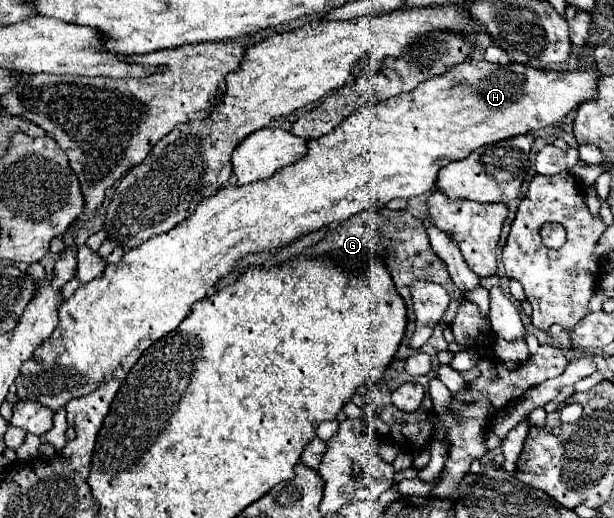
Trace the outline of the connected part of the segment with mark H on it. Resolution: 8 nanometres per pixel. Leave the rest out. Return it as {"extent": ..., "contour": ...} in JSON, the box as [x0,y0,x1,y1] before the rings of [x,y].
{"extent":[16,61,598,409],"contour":[[[466,61],[458,67],[454,67],[454,71],[448,71],[446,75],[440,75],[440,77],[434,77],[430,81],[424,81],[422,85],[418,85],[414,91],[410,93],[400,93],[396,97],[390,97],[386,101],[380,101],[380,103],[368,102],[364,107],[360,107],[358,111],[354,111],[352,115],[348,115],[336,129],[334,133],[322,137],[322,139],[314,139],[308,143],[308,155],[302,157],[296,165],[290,165],[290,167],[284,167],[280,171],[276,171],[270,179],[266,181],[254,181],[250,185],[240,185],[240,187],[222,187],[216,195],[208,197],[208,199],[202,199],[198,205],[196,205],[196,211],[186,217],[180,225],[176,225],[172,231],[166,231],[166,233],[160,233],[160,235],[154,235],[150,237],[148,241],[144,241],[140,247],[136,249],[130,249],[124,253],[124,257],[120,259],[120,263],[116,265],[108,265],[104,275],[100,279],[94,279],[92,283],[88,285],[80,285],[76,289],[76,293],[66,299],[60,307],[58,307],[58,317],[60,317],[60,323],[58,327],[54,329],[54,333],[42,341],[42,345],[38,347],[38,351],[22,365],[22,371],[16,379],[16,395],[18,399],[30,399],[30,397],[48,397],[48,407],[50,409],[58,409],[58,407],[64,407],[70,399],[74,397],[82,397],[82,395],[88,395],[88,391],[92,393],[94,389],[98,389],[102,383],[110,381],[110,379],[124,379],[128,375],[128,371],[132,369],[132,365],[138,361],[138,357],[152,345],[156,343],[160,337],[168,335],[170,331],[174,331],[180,321],[190,313],[190,307],[204,299],[212,289],[214,285],[228,277],[244,257],[248,255],[254,255],[254,253],[262,253],[262,251],[274,251],[278,247],[286,247],[290,245],[292,241],[296,241],[298,237],[306,235],[306,233],[312,233],[312,231],[318,231],[322,227],[330,227],[334,223],[340,223],[364,209],[370,209],[370,211],[376,211],[376,209],[382,209],[388,201],[396,199],[396,197],[414,197],[414,195],[422,195],[422,193],[428,193],[434,189],[434,179],[438,175],[438,171],[452,163],[452,161],[462,161],[466,159],[466,155],[470,155],[474,149],[482,147],[482,145],[490,145],[490,143],[496,143],[496,141],[502,141],[502,139],[510,139],[510,137],[516,137],[516,135],[522,135],[522,133],[532,133],[532,131],[538,131],[542,127],[548,127],[548,125],[554,125],[554,123],[560,123],[574,107],[586,103],[586,101],[594,101],[598,99],[598,73],[594,69],[584,69],[584,71],[558,71],[558,69],[552,69],[552,71],[544,71],[544,69],[534,69],[530,65],[522,65],[522,63],[508,63],[504,67],[498,67],[494,63],[488,63],[488,61]]]}

